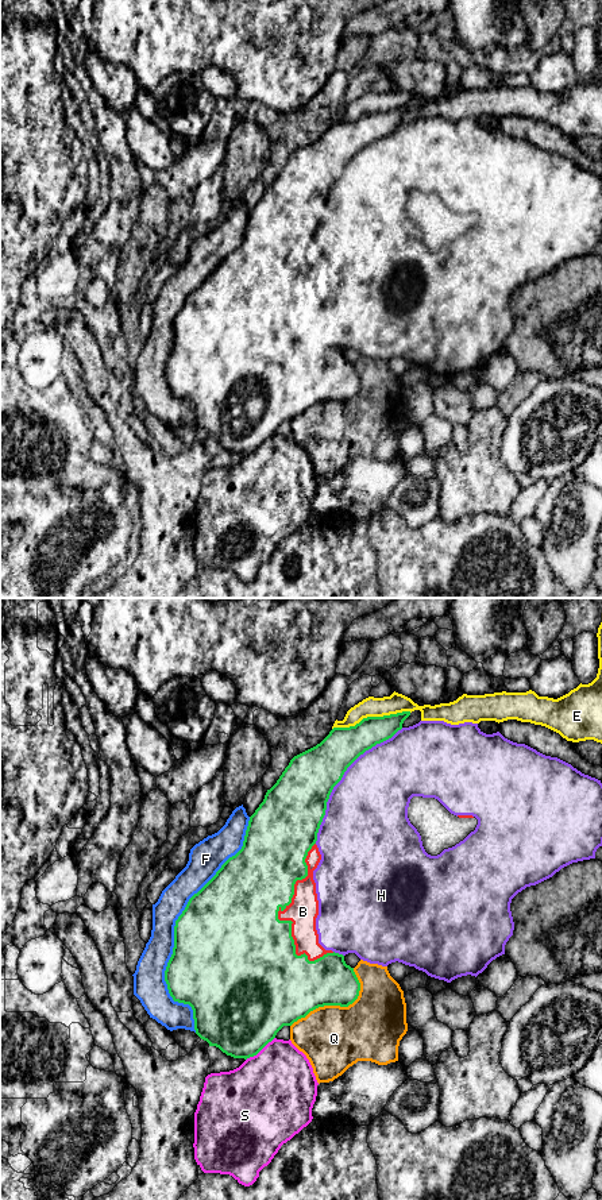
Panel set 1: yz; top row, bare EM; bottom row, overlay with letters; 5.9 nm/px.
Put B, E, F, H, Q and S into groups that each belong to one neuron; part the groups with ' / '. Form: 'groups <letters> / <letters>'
groups B H / E / F / Q / S

